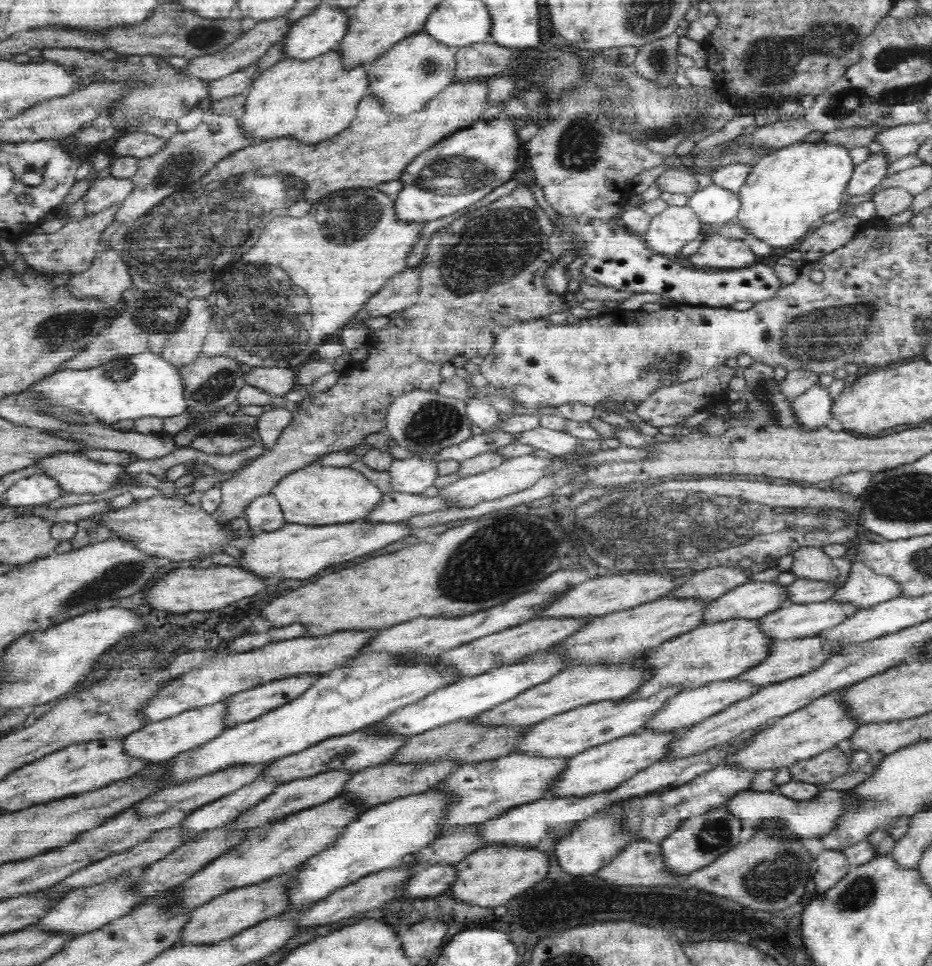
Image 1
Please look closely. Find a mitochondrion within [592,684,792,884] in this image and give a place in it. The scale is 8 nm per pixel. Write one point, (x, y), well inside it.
(715, 834)

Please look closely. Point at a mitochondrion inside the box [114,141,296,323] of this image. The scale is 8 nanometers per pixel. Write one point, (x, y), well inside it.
(174, 172)

